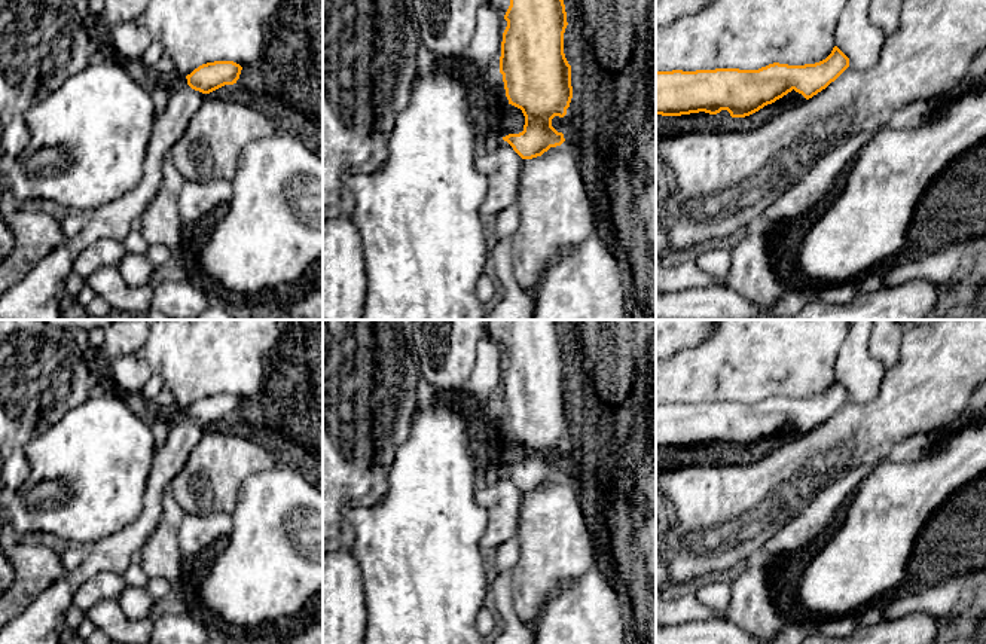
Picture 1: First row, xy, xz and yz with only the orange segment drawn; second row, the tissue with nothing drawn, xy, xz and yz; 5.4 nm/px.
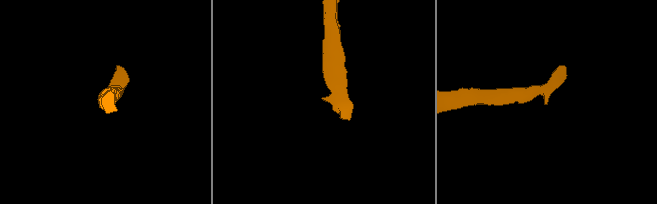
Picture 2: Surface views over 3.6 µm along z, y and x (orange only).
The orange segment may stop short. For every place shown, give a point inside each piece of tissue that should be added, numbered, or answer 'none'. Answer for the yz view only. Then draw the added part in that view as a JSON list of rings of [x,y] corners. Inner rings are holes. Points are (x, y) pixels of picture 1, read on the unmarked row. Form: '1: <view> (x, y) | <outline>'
1: yz (796, 432) | [[[793,422],[793,424],[791,424],[791,430],[790,430],[788,434],[787,434],[785,442],[787,442],[787,440],[797,439],[797,437],[800,437],[800,436],[803,436],[803,434],[806,434],[806,431],[805,431],[802,427],[799,427],[799,425],[796,425],[796,424]]]

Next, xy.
1: xy (42, 622) | [[[187,416],[171,425],[165,443],[155,449],[143,509],[137,521],[85,546],[82,564],[74,571],[67,571],[0,629],[0,644],[61,644],[65,611],[73,604],[76,590],[98,573],[125,574],[159,524],[164,492],[183,470],[205,431],[207,427],[192,422]]]

